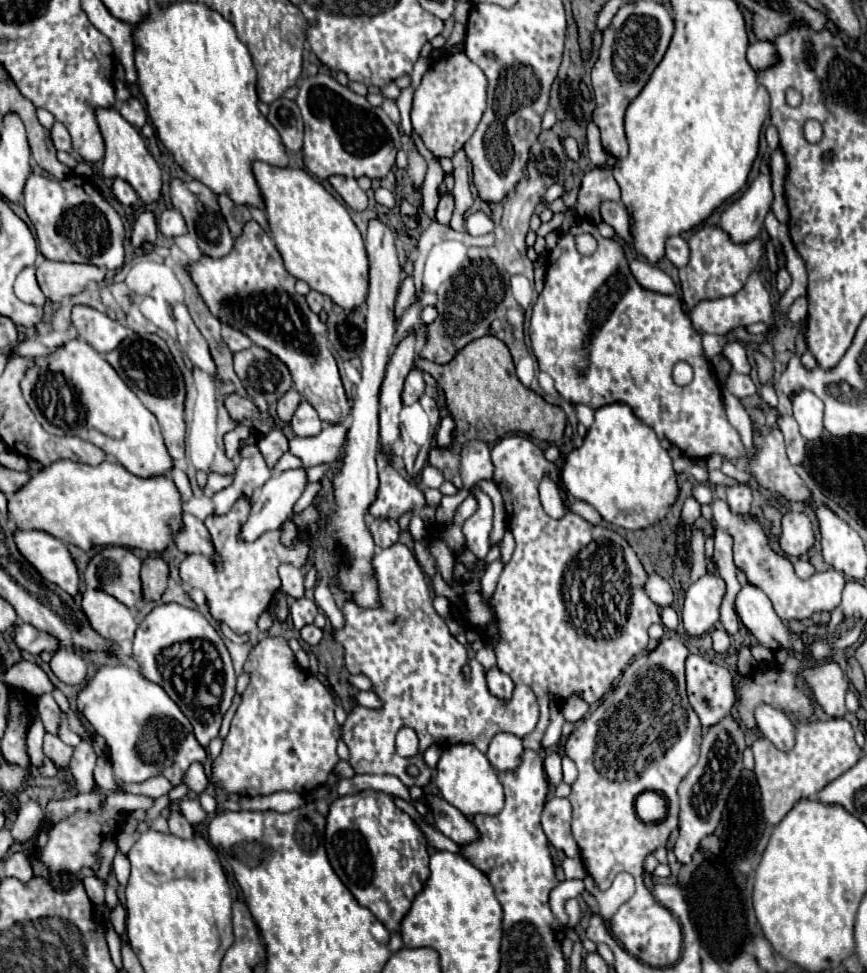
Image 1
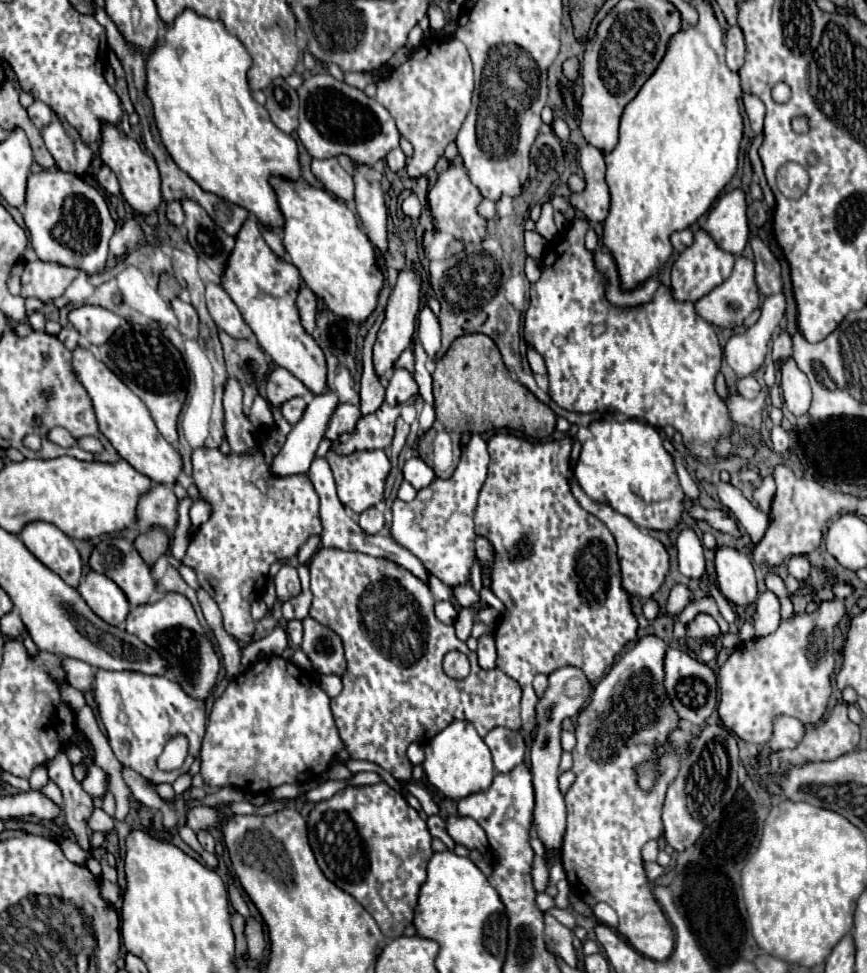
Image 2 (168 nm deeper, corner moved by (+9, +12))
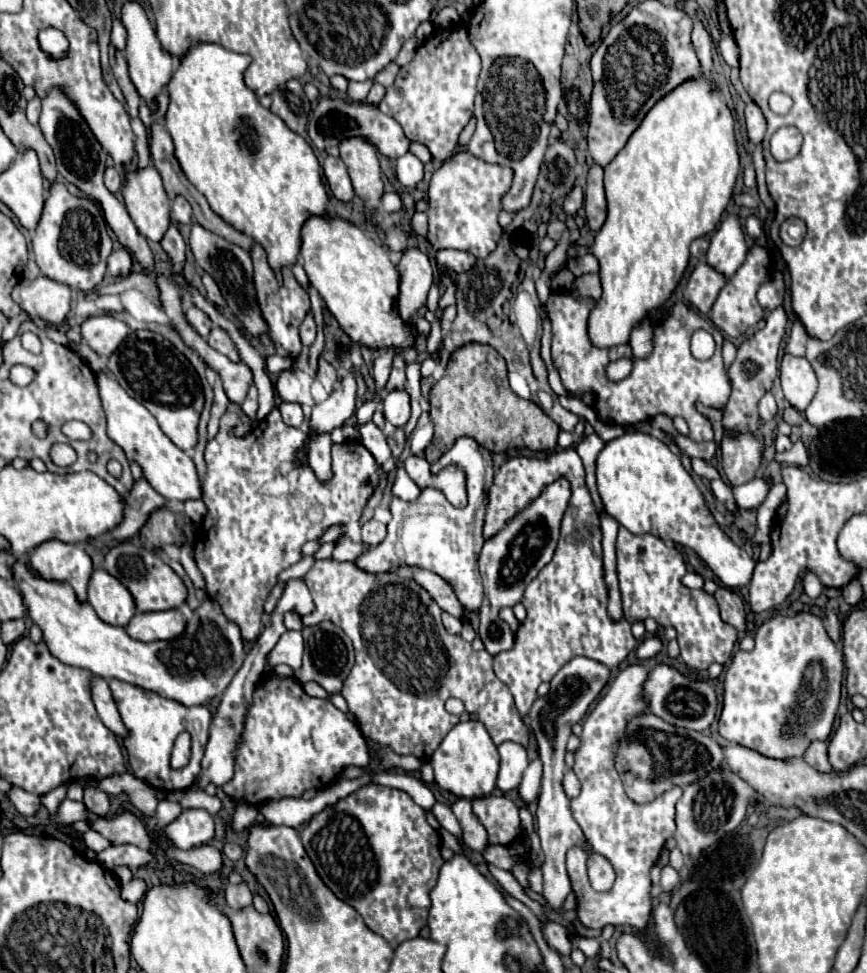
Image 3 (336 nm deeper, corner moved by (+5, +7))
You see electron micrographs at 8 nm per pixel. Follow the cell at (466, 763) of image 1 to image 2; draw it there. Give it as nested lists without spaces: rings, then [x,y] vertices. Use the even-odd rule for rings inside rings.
[[[461,720],[449,724],[445,730],[441,730],[435,738],[431,738],[425,744],[423,770],[427,780],[451,800],[461,800],[467,798],[469,794],[487,790],[495,776],[495,768],[487,744],[477,734],[473,724]]]

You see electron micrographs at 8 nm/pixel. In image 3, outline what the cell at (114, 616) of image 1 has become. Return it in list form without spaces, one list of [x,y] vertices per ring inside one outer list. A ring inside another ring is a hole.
[[[97,569],[89,581],[89,599],[95,613],[109,625],[125,627],[137,613],[129,589],[105,569]]]

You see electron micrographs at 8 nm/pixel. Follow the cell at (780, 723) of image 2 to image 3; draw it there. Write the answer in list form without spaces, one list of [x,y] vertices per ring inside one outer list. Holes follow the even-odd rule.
[[[813,741],[809,745],[809,749],[805,753],[805,763],[809,763],[819,773],[833,773],[835,771],[827,759],[827,743],[823,743],[823,741]]]

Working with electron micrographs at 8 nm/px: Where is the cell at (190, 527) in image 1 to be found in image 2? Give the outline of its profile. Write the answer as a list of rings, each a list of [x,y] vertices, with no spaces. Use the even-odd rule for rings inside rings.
[[[153,484],[151,492],[141,496],[137,504],[139,528],[163,528],[173,532],[177,526],[177,496],[165,484]]]

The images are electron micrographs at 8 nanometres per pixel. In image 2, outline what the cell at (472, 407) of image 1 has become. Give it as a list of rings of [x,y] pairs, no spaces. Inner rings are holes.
[[[485,334],[459,336],[445,356],[437,360],[433,372],[433,396],[437,420],[431,430],[419,438],[419,456],[423,460],[427,460],[431,438],[441,430],[449,432],[453,440],[459,440],[459,434],[465,430],[487,432],[493,428],[513,428],[539,440],[551,436],[555,430],[555,412],[509,376],[499,348]]]

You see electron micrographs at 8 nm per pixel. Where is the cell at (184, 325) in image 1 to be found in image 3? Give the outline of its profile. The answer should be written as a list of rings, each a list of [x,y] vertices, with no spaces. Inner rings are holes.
[[[189,307],[189,309],[185,311],[185,317],[187,317],[187,321],[193,325],[193,329],[195,329],[203,339],[207,339],[209,331],[211,331],[211,319],[207,317],[207,313],[203,313],[203,311],[197,309],[197,307]]]

